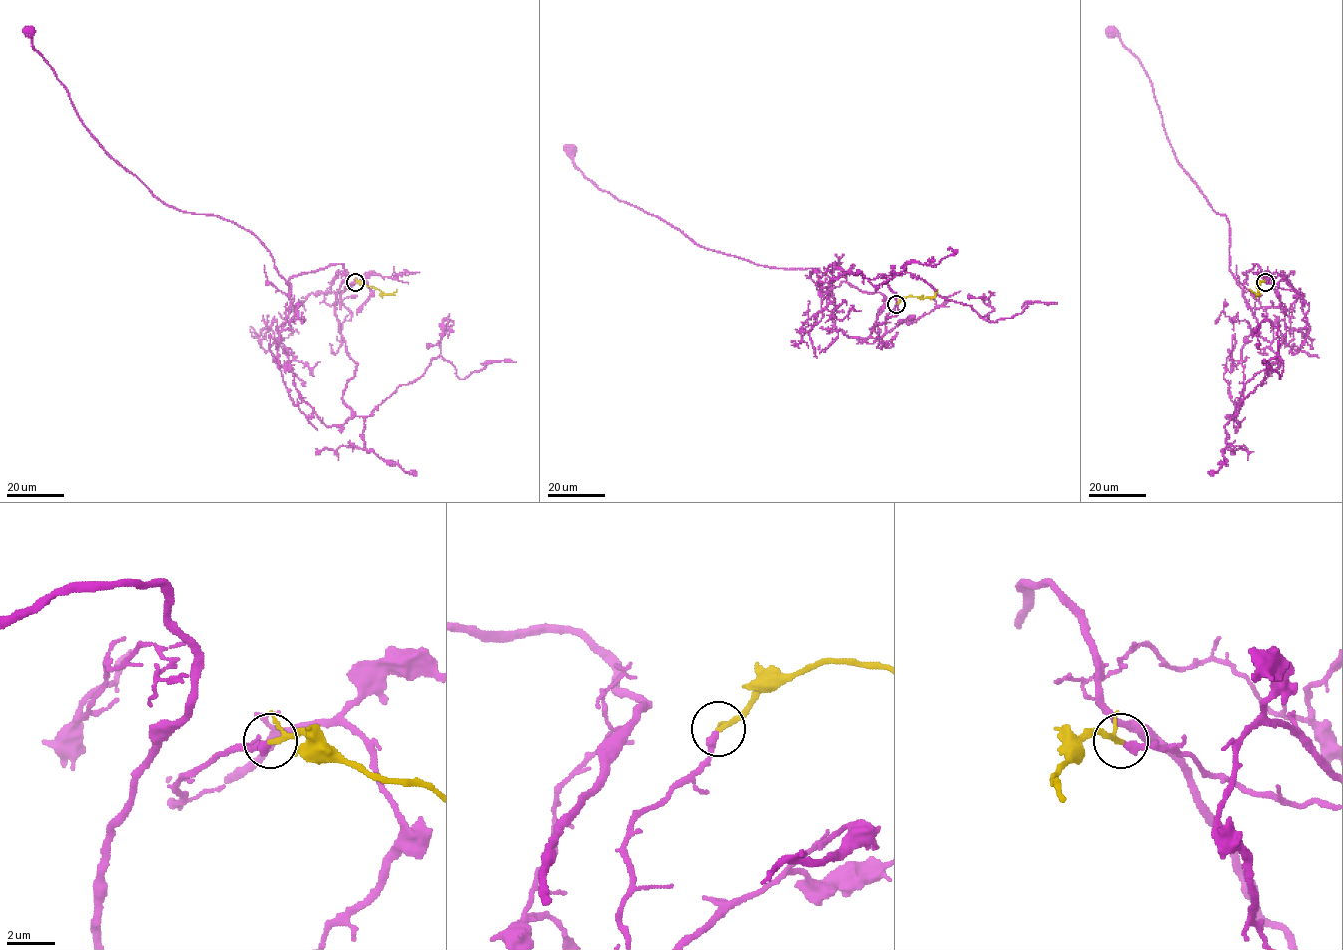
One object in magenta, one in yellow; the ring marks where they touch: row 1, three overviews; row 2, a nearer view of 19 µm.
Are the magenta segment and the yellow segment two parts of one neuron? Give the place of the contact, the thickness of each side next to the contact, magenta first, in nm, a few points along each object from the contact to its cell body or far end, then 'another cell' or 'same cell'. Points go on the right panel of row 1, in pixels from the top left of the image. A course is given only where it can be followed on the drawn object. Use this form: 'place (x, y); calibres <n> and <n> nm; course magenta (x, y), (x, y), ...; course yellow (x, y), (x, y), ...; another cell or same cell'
place (1265, 282); calibres 320 and 160 nm; course magenta (1265, 282), (1298, 298), (1288, 309), (1246, 302), (1229, 269), (1224, 215), (1180, 165), (1150, 80), (1111, 32); course yellow (1265, 282), (1257, 286), (1258, 294), (1251, 289); same cell

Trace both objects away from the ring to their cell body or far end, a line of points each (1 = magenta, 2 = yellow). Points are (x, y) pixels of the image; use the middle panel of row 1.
1: (896, 304), (880, 337), (848, 337), (817, 268), (700, 246), (600, 189), (570, 150)
2: (896, 304), (908, 296), (933, 297), (937, 290)

